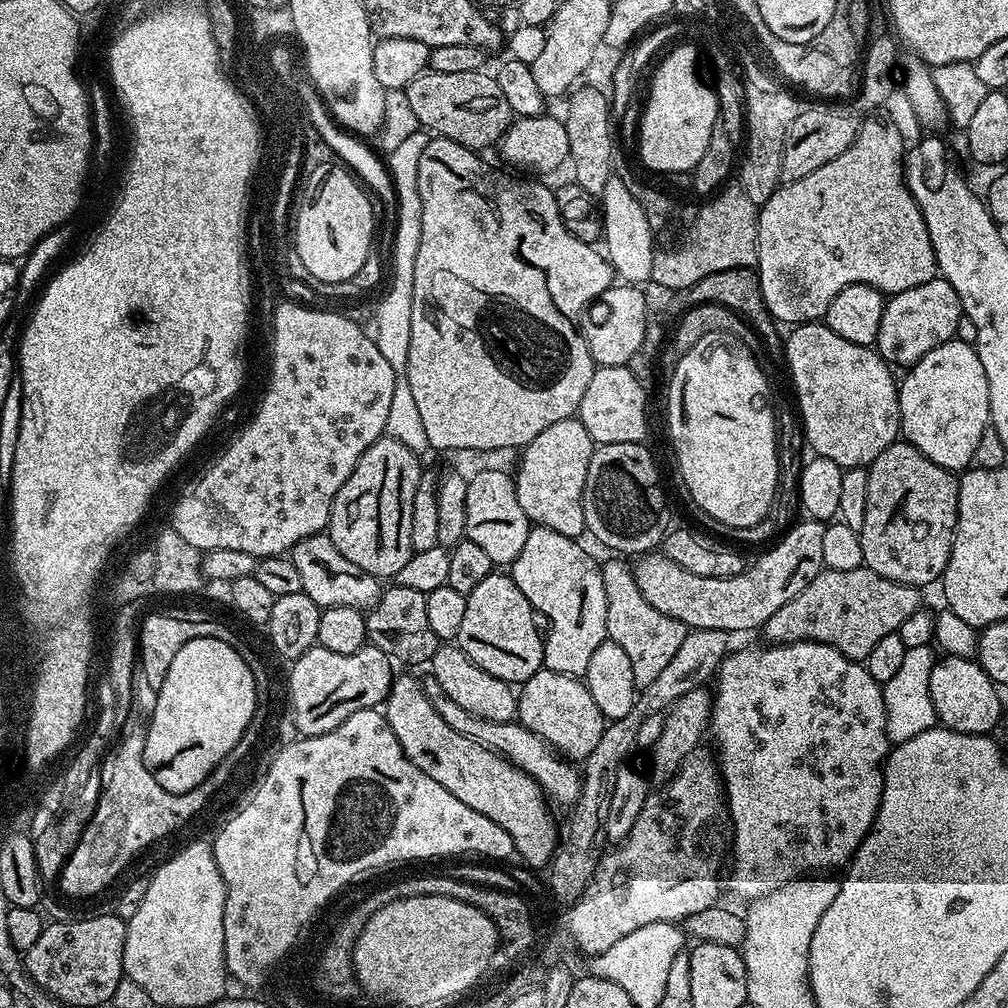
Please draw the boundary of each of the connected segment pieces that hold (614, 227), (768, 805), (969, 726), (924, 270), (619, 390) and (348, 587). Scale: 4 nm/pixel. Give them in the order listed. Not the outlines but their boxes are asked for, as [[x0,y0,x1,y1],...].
[[598,178,654,286],[710,640,890,902],[930,656,1000,736],[755,119,938,326],[578,365,648,445],[290,534,382,610]]

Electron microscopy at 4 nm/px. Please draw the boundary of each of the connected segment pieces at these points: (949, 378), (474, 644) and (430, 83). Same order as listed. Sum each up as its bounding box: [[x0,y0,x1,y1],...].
[[898,339,990,470],[455,570,545,686],[402,70,514,150]]

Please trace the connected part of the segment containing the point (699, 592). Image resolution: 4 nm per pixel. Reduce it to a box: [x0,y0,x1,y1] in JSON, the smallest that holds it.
[635,518,824,634]

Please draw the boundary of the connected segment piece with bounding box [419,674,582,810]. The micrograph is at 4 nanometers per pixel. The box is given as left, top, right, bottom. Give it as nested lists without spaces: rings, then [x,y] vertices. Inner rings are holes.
[[[424,674],[419,677],[419,681],[426,698],[430,698],[430,706],[434,706],[434,710],[438,710],[438,715],[446,722],[446,726],[458,730],[458,734],[470,736],[478,743],[493,748],[514,766],[518,766],[526,774],[535,778],[540,784],[541,791],[557,809],[560,807],[568,810],[573,807],[579,798],[582,772],[571,759],[565,758],[552,745],[547,744],[542,738],[538,738],[538,734],[526,730],[519,722],[483,720],[482,717],[476,716],[472,712],[462,710],[462,706],[458,706],[458,702],[454,702],[454,698],[450,698],[446,694],[446,690],[442,690],[438,678]]]

